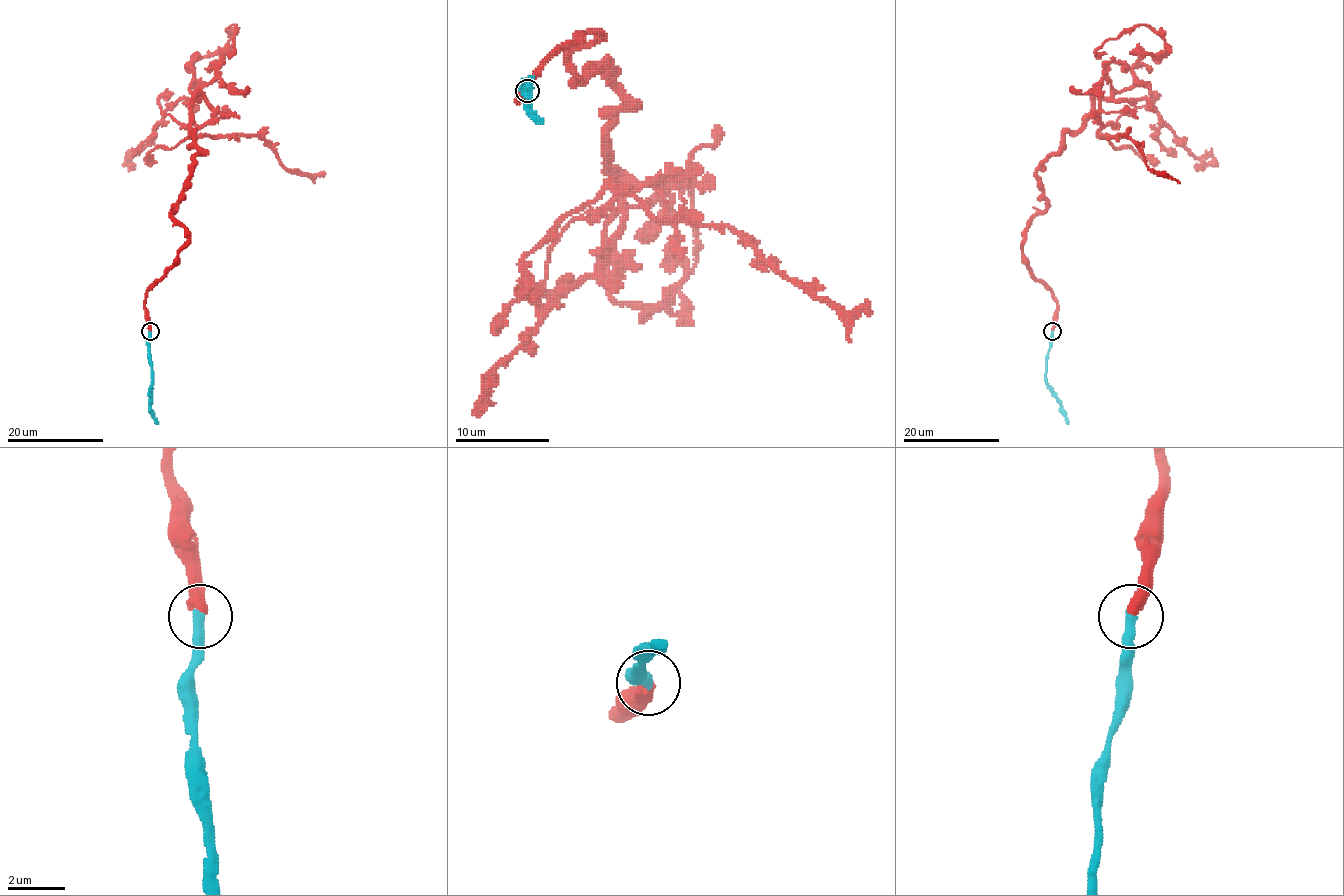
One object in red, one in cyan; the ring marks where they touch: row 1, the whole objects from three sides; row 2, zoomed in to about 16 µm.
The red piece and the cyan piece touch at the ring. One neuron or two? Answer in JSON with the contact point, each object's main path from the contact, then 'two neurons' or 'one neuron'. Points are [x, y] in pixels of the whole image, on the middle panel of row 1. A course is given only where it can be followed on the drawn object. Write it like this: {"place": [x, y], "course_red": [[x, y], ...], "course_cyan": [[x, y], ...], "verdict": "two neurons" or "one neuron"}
{"place": [527, 91], "course_red": [[526, 90], [602, 36], [569, 57], [604, 59], [623, 104], [613, 299], [684, 306], [693, 177], [679, 198]], "course_cyan": [[526, 90], [524, 88], [531, 78], [529, 109], [543, 123]], "verdict": "one neuron"}

